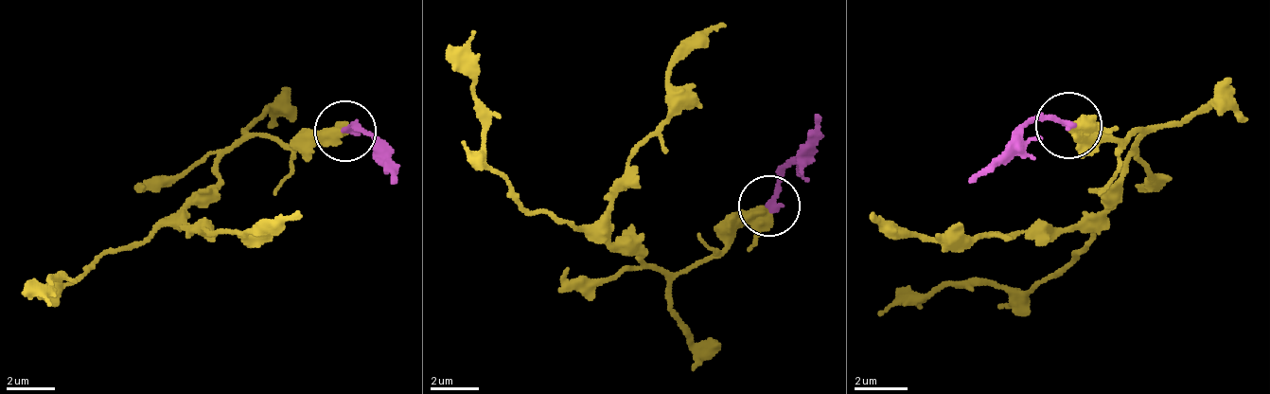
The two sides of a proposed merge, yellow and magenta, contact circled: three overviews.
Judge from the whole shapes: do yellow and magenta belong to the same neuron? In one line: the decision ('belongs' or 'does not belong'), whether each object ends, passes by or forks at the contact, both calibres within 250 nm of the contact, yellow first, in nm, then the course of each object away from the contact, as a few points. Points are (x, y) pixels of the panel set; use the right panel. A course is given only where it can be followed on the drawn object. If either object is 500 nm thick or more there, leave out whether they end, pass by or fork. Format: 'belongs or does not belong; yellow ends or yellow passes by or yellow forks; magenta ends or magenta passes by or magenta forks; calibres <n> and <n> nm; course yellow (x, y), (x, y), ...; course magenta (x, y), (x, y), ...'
belongs; yellow passes by; magenta ends; calibres 440 and 260 nm; course yellow (1070, 127), (1123, 140), (1143, 134), (1123, 187), (1077, 253), (1017, 293), (930, 286), (877, 313); course magenta (1070, 127), (1031, 120), (971, 180)

